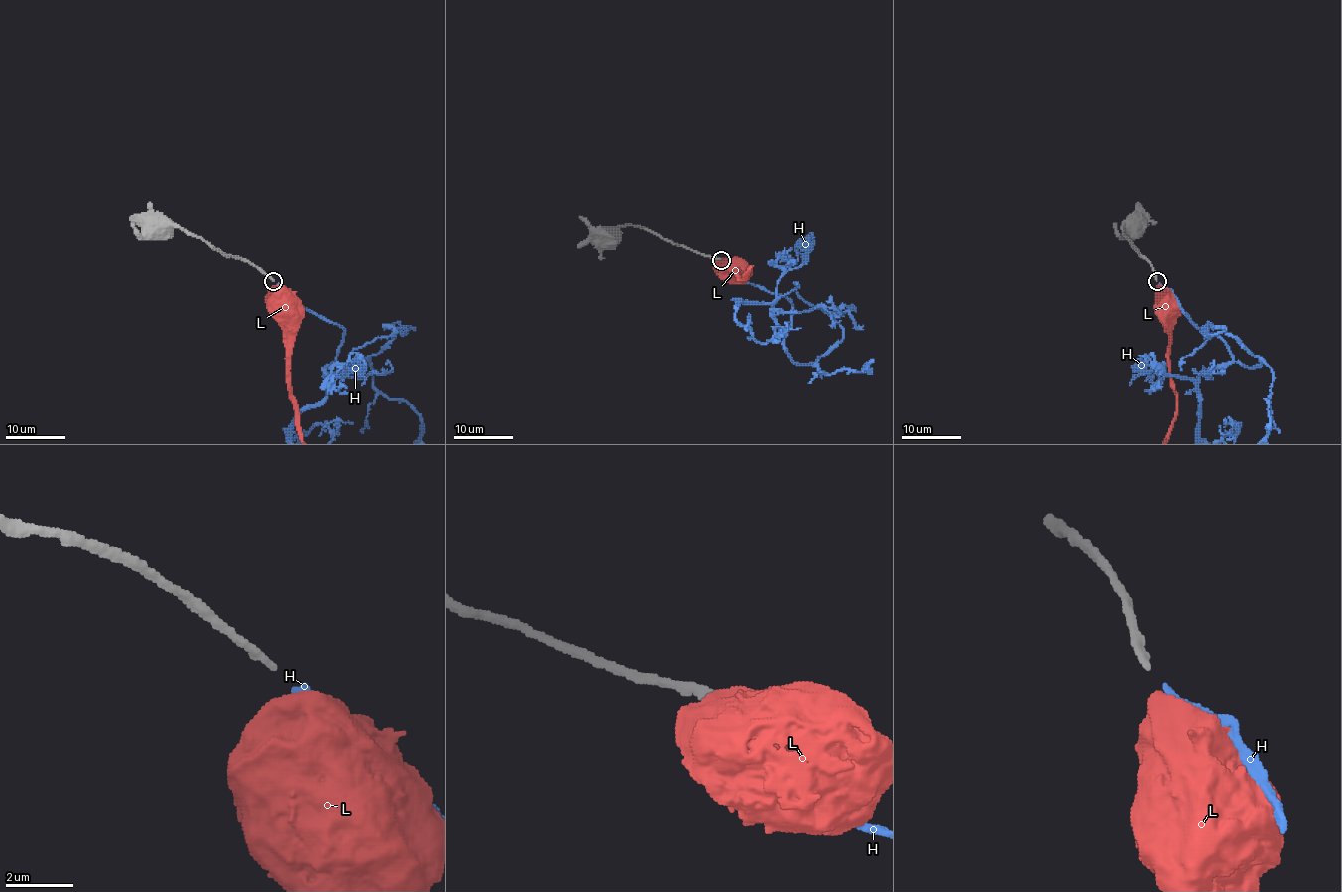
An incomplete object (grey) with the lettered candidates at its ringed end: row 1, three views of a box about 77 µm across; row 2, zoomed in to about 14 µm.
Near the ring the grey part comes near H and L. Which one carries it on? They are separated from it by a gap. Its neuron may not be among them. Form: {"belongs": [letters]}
{"belongs": ["H"]}

